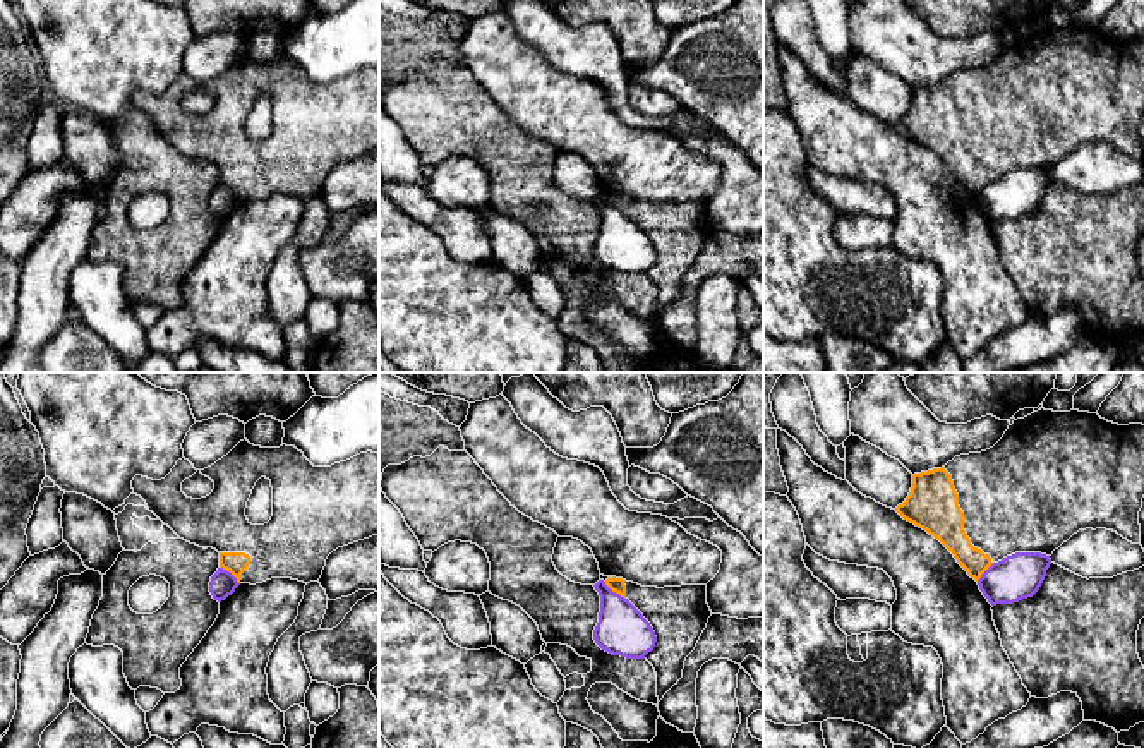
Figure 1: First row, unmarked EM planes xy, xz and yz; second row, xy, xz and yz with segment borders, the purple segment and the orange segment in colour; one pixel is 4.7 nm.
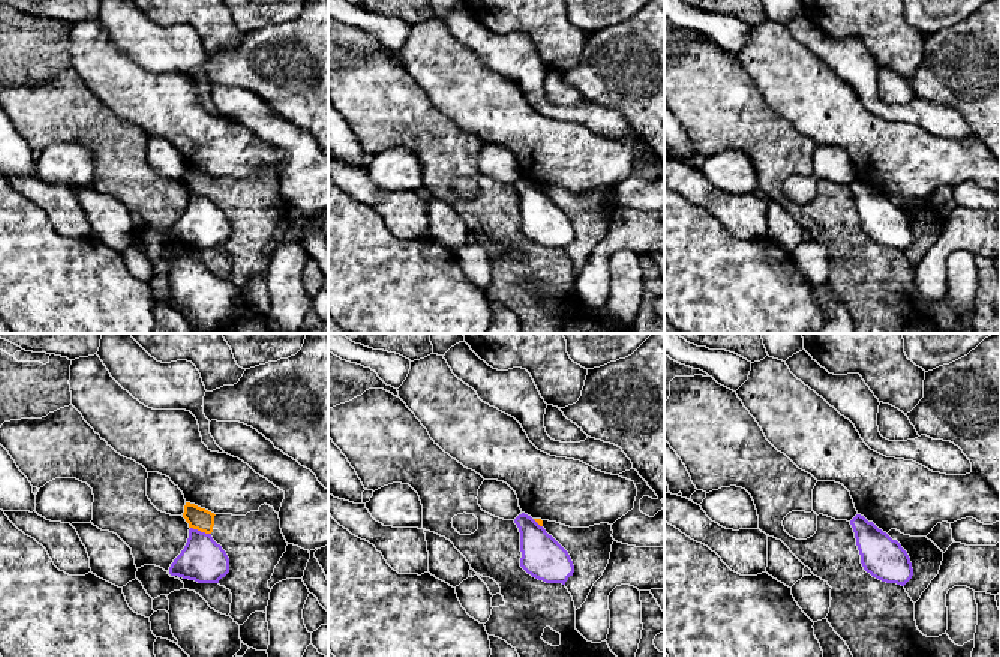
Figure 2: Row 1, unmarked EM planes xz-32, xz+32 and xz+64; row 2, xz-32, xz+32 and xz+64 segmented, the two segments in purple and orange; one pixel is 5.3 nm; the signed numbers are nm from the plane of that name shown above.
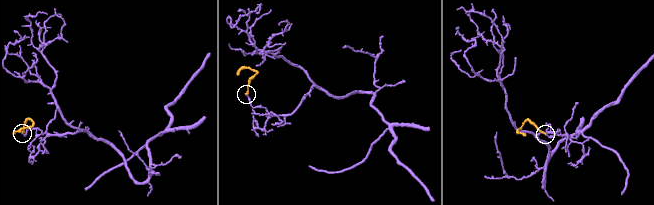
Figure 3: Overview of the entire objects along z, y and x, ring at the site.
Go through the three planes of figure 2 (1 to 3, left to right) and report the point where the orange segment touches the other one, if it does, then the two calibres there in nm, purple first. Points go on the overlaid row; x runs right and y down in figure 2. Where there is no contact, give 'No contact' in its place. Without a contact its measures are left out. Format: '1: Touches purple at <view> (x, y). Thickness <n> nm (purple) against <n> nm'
1: Touches purple at xz-32 (200, 531). Thickness 240 nm (purple) against 120 nm
2: Touches purple at xz+32 (535, 522). Thickness 220 nm (purple) against 30 nm
3: No contact

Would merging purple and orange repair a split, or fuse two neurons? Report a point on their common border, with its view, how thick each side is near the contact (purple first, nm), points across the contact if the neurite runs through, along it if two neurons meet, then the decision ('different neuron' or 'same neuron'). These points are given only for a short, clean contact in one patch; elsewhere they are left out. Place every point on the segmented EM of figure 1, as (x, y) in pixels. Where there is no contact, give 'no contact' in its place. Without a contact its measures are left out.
contact xz (614, 592); calibres 240 and 70 nm; border xz (604, 582), (625, 599); different neuron

